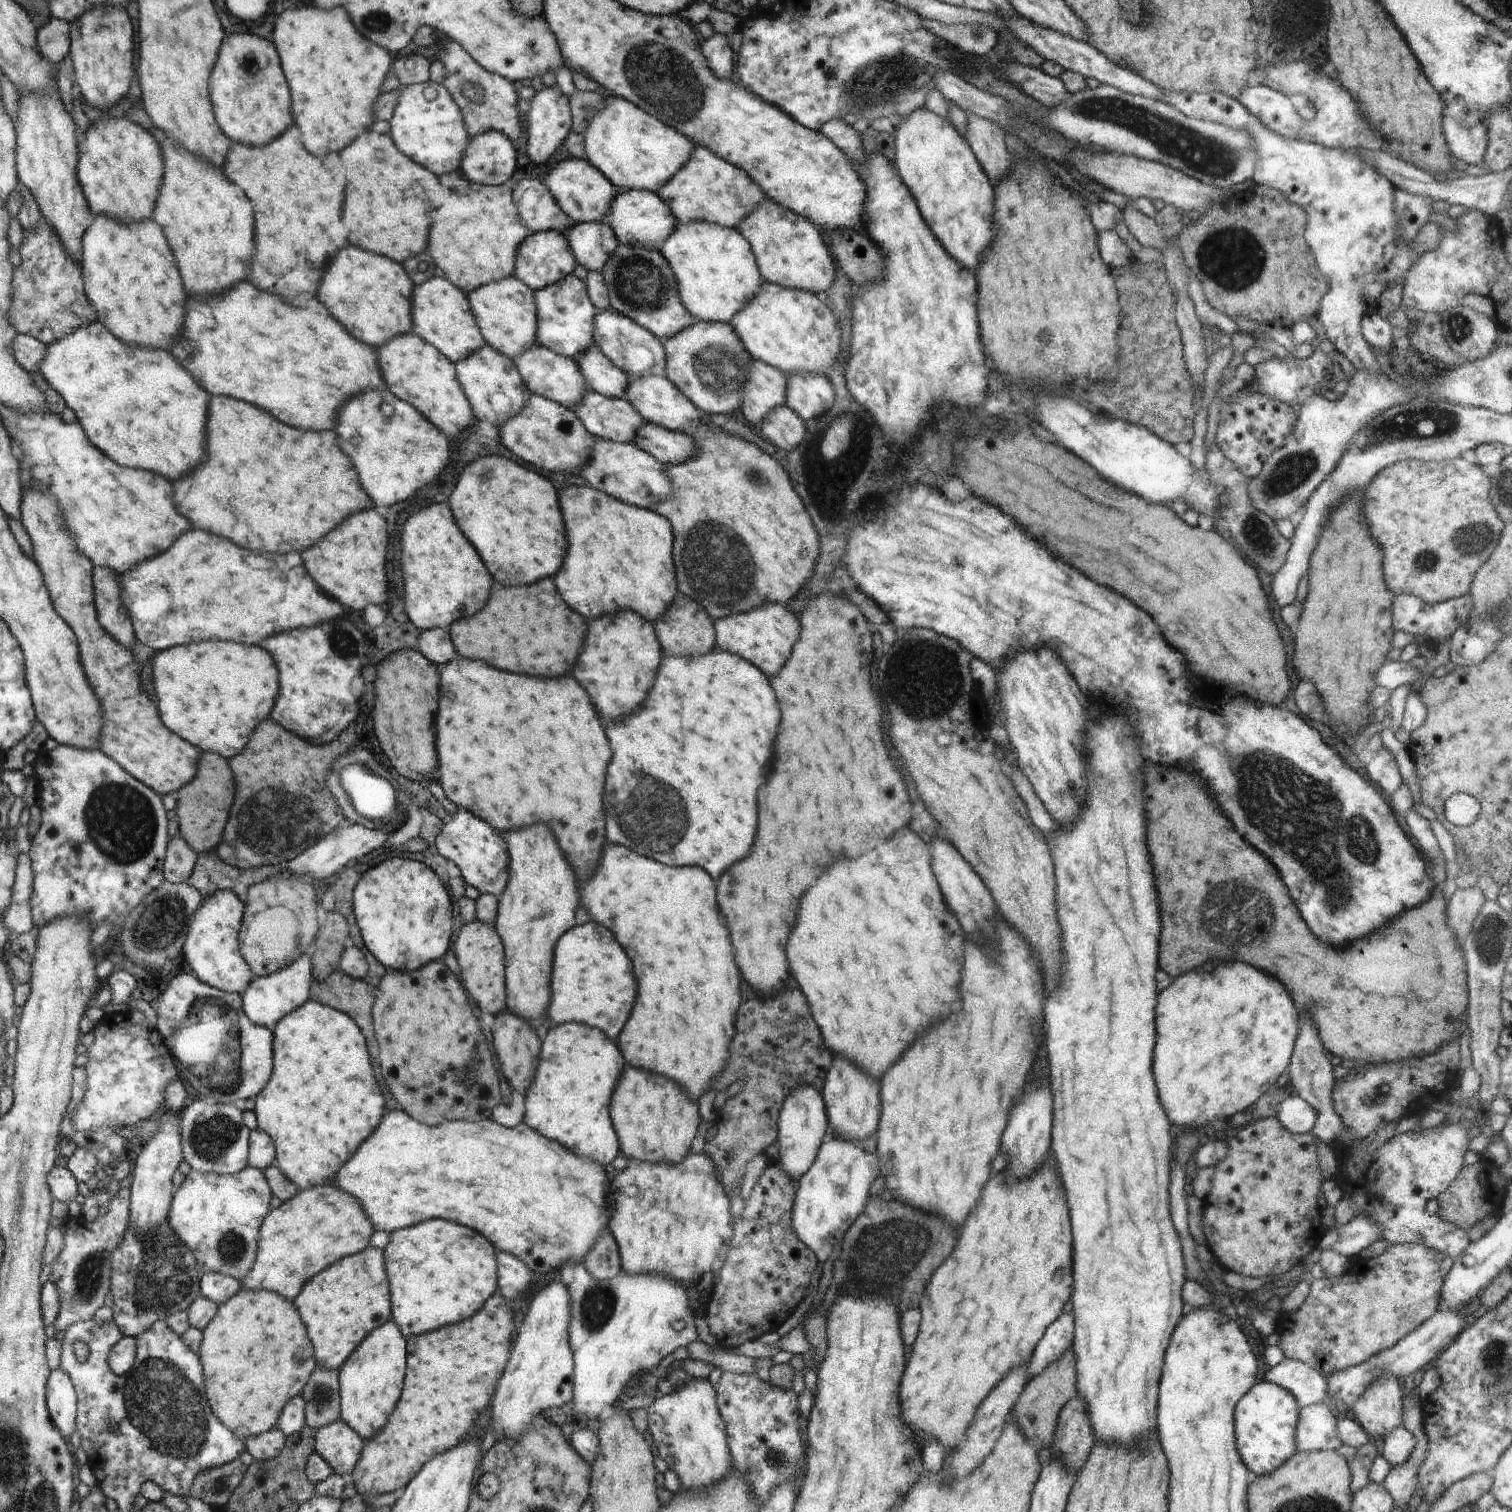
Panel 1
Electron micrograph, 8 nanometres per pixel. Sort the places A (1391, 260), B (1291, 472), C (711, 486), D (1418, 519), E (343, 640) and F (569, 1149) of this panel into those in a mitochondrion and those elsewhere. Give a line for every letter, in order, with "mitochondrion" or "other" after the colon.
A: other
B: mitochondrion
C: other
D: other
E: mitochondrion
F: other

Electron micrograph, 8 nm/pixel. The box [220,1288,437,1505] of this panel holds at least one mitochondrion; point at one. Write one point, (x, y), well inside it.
(322, 1397)

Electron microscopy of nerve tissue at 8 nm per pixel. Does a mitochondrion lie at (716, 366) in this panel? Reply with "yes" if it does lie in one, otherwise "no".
yes

